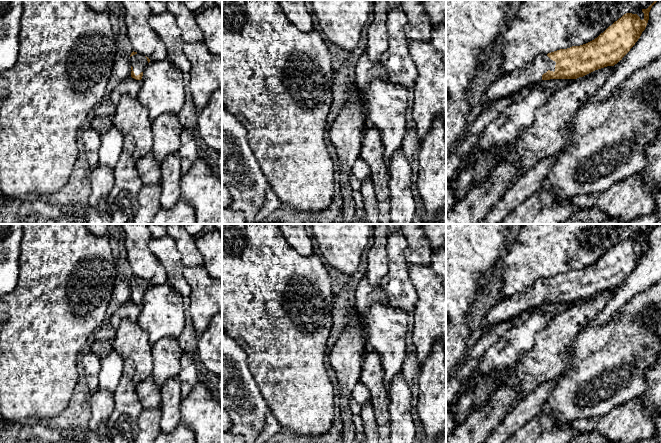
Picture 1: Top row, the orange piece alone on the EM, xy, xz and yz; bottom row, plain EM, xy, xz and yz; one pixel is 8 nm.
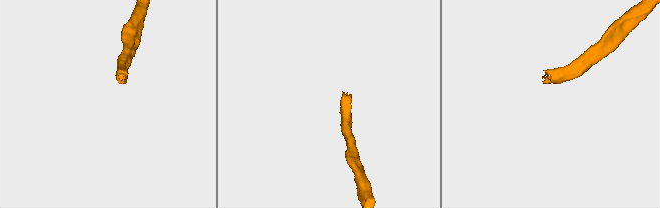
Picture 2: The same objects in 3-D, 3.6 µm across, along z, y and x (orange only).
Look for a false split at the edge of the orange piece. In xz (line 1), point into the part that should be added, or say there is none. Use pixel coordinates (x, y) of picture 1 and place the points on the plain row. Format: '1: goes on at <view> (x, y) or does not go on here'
1: does not go on here

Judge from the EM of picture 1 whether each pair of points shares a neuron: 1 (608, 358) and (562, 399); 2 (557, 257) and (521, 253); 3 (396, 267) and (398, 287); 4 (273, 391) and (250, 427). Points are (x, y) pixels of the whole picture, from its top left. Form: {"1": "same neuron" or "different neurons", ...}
{"1": "same neuron", "2": "same neuron", "3": "same neuron", "4": "different neurons"}

